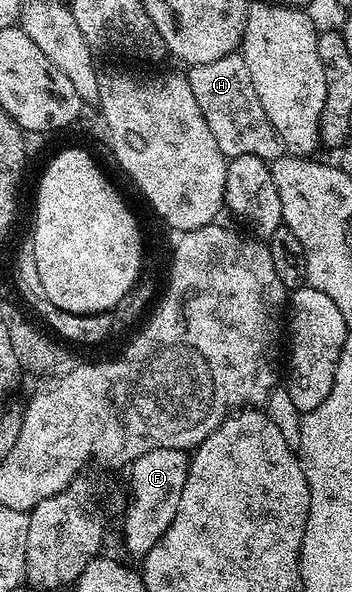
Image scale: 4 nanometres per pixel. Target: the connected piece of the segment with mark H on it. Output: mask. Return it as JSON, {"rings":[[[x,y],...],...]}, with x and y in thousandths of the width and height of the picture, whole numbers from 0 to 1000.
{"rings":[[[682,90],[619,96],[619,103],[585,103],[585,110],[537,111],[528,128],[574,198],[619,238],[619,252],[648,269],[719,262],[770,272],[810,260],[795,233],[778,225],[778,211],[767,211],[756,198],[756,184],[744,184],[744,171],[733,171],[733,157],[722,157],[710,117],[699,117],[699,103]]]}

